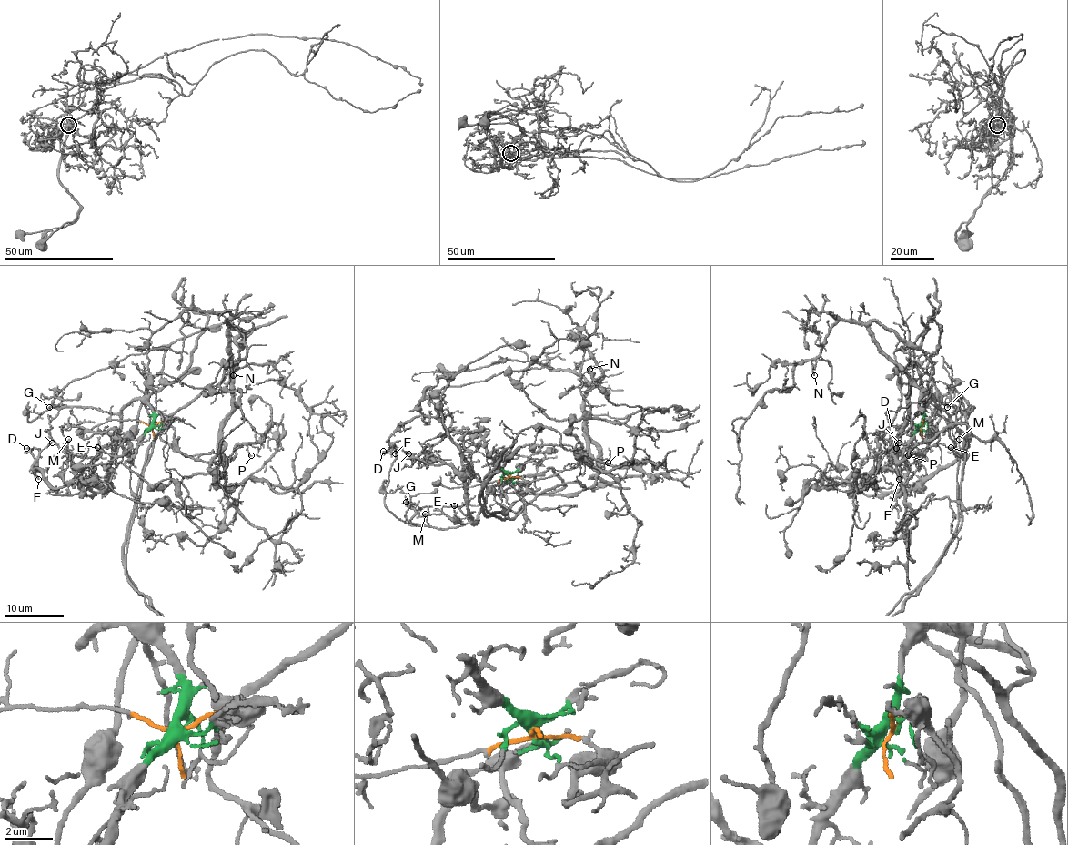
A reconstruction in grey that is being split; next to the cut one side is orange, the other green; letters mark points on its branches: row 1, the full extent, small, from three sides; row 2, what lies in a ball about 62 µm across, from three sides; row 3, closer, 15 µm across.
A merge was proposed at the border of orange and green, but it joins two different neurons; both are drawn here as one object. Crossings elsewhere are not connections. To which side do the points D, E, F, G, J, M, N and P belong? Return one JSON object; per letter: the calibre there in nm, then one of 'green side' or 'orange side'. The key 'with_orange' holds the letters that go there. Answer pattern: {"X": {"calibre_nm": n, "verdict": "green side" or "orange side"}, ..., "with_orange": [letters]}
{"D": {"calibre_nm": 220, "verdict": "green side"}, "E": {"calibre_nm": 160, "verdict": "green side"}, "F": {"calibre_nm": 90, "verdict": "green side"}, "G": {"calibre_nm": 120, "verdict": "green side"}, "J": {"calibre_nm": 140, "verdict": "green side"}, "M": {"calibre_nm": 150, "verdict": "green side"}, "N": {"calibre_nm": 180, "verdict": "orange side"}, "P": {"calibre_nm": 150, "verdict": "orange side"}, "with_orange": ["N", "P"]}

